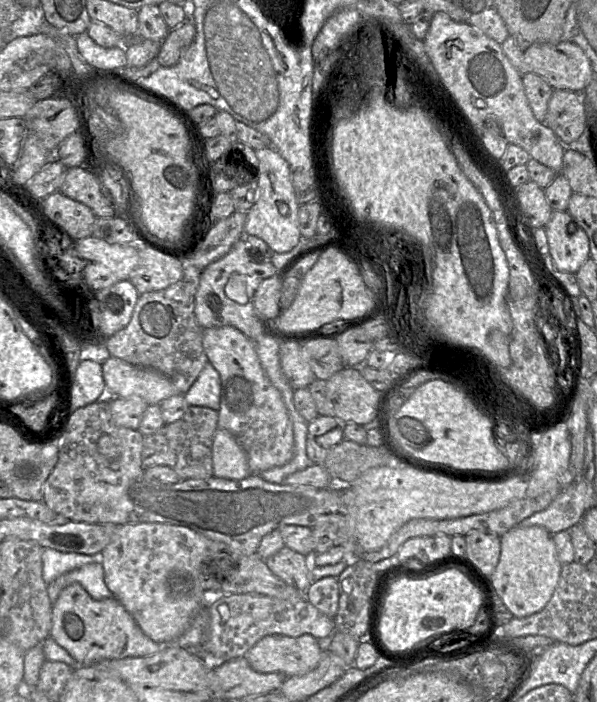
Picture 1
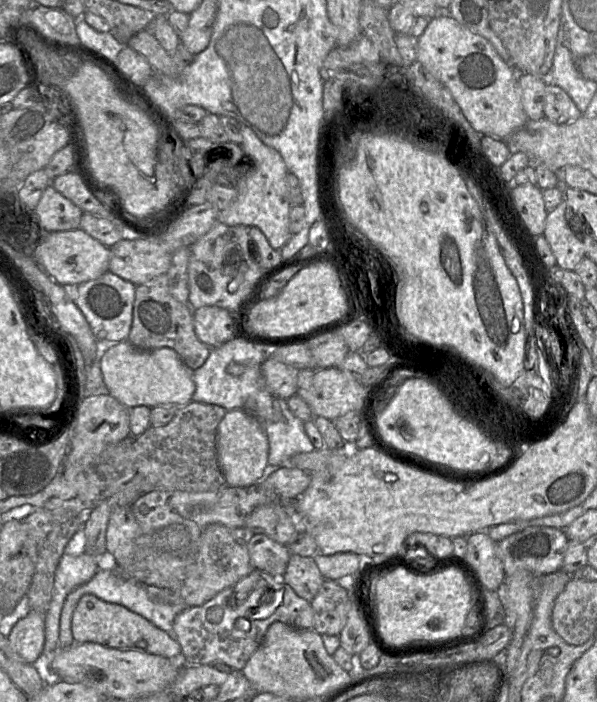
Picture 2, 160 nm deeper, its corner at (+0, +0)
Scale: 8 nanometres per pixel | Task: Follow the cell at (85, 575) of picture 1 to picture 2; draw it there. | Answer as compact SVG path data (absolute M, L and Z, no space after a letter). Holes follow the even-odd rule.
M113 563L101 564L94 577L87 583L77 587L66 598L60 615L59 623L59 648L70 647L74 643L71 624L73 612L85 594L91 594L102 601L118 604L142 616L159 629L175 638L174 620L178 614L189 608L183 602L178 590L168 590L161 587L152 587L136 581L128 580L118 574Z

